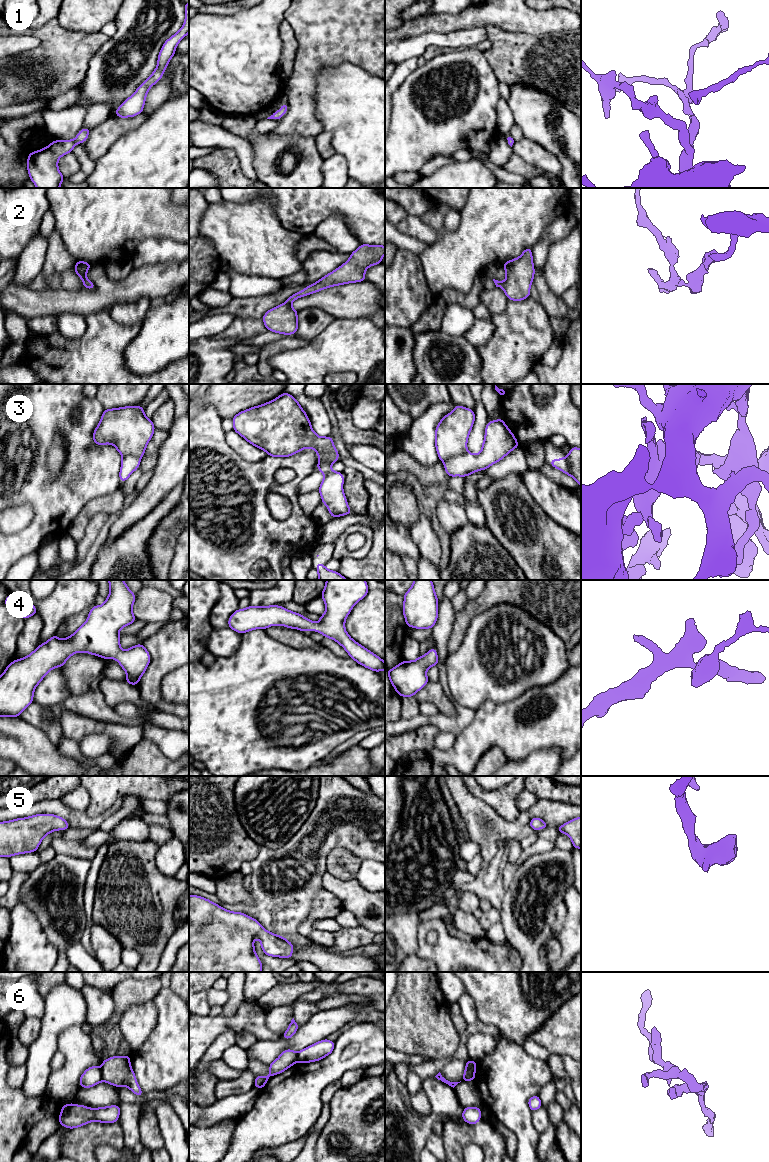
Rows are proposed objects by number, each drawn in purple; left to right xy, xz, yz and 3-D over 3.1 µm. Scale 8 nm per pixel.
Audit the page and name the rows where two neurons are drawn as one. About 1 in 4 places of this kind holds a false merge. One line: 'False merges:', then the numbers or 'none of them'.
False merges: 3, 6

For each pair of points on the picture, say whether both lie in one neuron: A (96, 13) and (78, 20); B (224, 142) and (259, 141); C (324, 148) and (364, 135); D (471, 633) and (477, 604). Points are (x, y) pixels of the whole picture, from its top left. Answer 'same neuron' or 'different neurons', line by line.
A: same neuron
B: different neurons
C: different neurons
D: different neurons

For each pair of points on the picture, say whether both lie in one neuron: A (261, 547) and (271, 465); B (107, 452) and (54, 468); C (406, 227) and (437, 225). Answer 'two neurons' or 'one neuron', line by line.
A: one neuron
B: two neurons
C: two neurons

